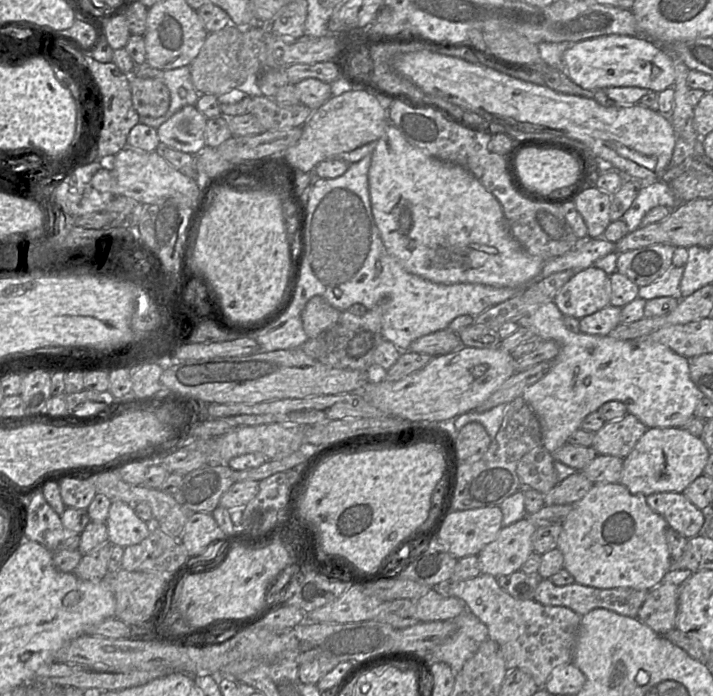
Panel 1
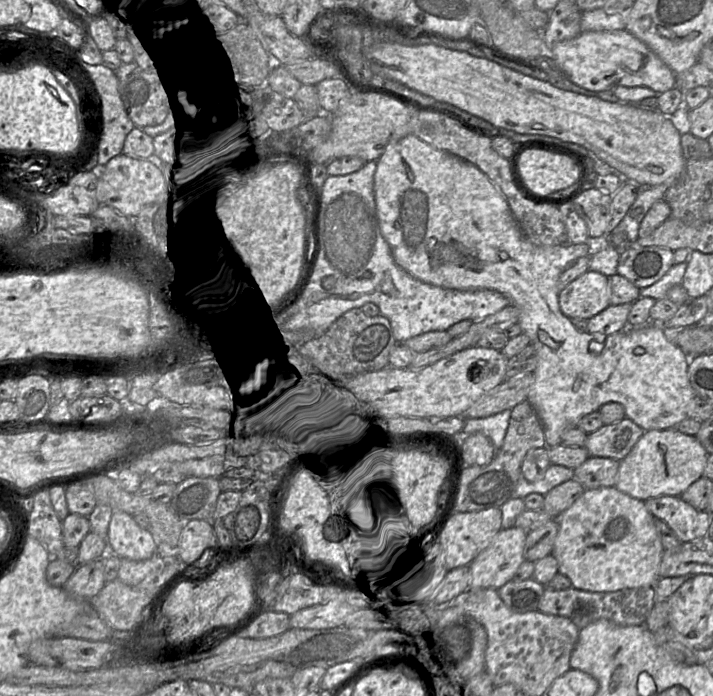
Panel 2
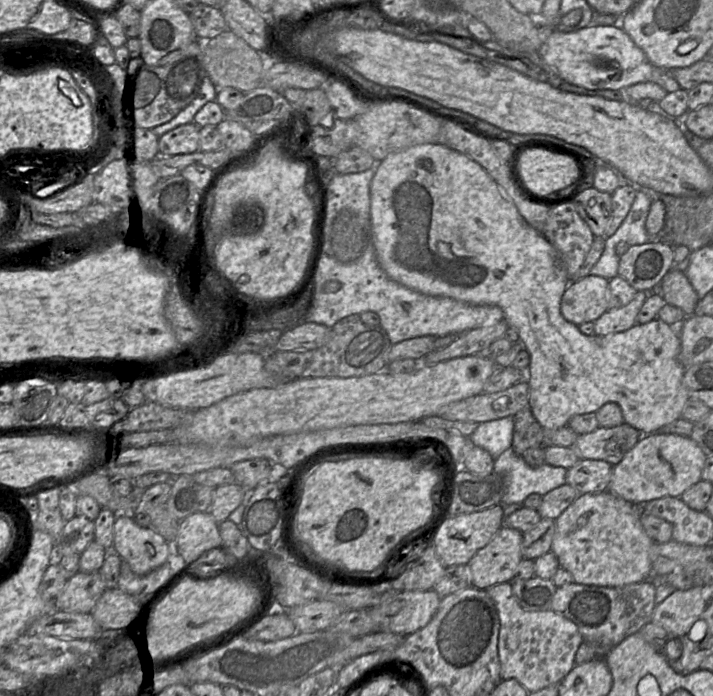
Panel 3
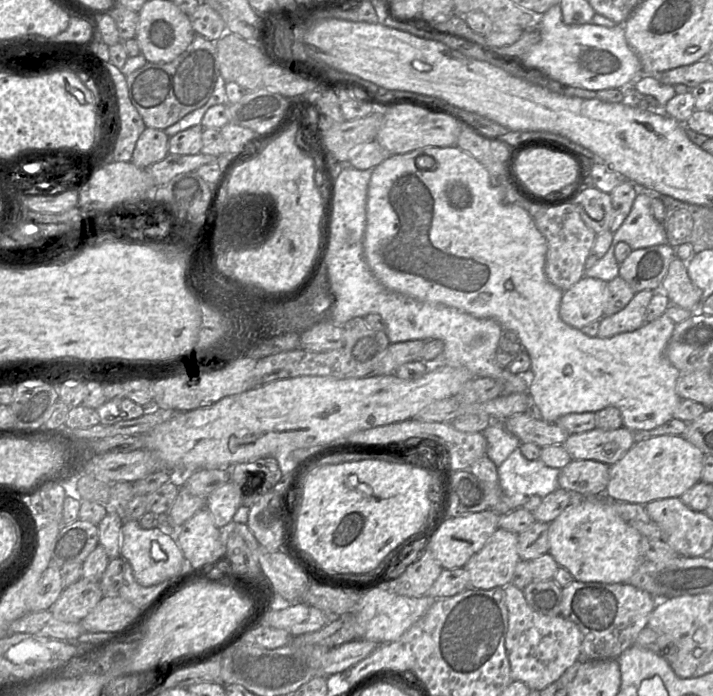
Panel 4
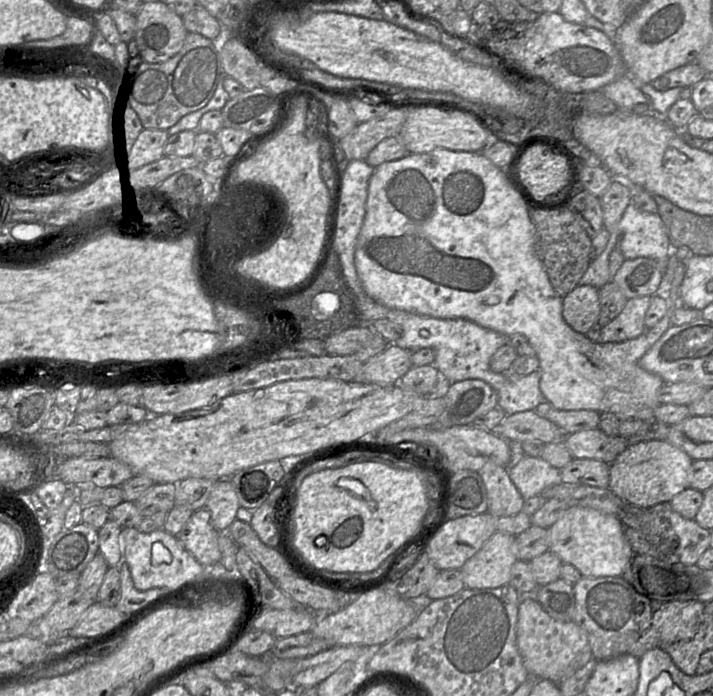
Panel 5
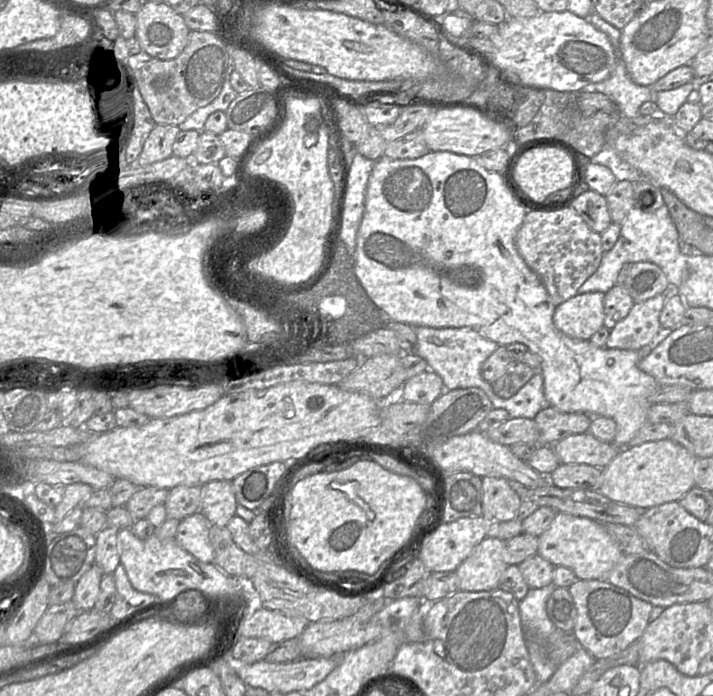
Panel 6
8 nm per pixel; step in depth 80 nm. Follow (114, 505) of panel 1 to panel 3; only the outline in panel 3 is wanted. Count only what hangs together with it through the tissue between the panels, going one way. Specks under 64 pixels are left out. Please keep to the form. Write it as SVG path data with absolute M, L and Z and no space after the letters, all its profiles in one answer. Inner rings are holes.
M131 513L117 515L113 550L138 575L146 575L172 558L172 546L152 527L139 526Z

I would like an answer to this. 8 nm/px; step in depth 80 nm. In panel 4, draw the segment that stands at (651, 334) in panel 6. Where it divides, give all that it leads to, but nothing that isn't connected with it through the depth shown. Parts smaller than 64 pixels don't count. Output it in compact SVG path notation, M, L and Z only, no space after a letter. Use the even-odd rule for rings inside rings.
M643 290L635 293L628 305L619 312L603 317L599 321L598 336L609 338L614 335L632 332L642 327L645 321L646 308L654 291Z

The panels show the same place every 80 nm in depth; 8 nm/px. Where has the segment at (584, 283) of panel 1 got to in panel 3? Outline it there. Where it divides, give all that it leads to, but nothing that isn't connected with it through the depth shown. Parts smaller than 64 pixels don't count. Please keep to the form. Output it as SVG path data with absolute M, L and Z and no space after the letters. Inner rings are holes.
M587 275L571 281L561 298L562 316L577 327L594 322L608 310L609 280Z

